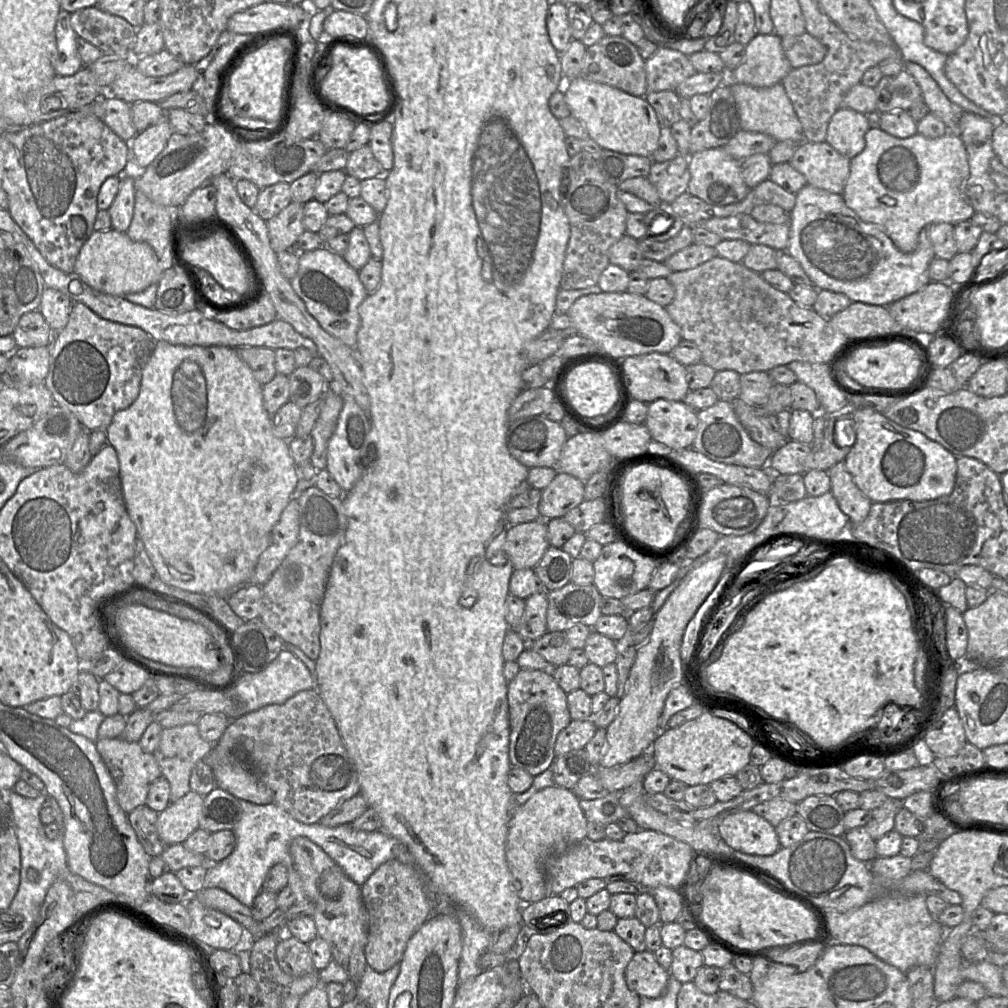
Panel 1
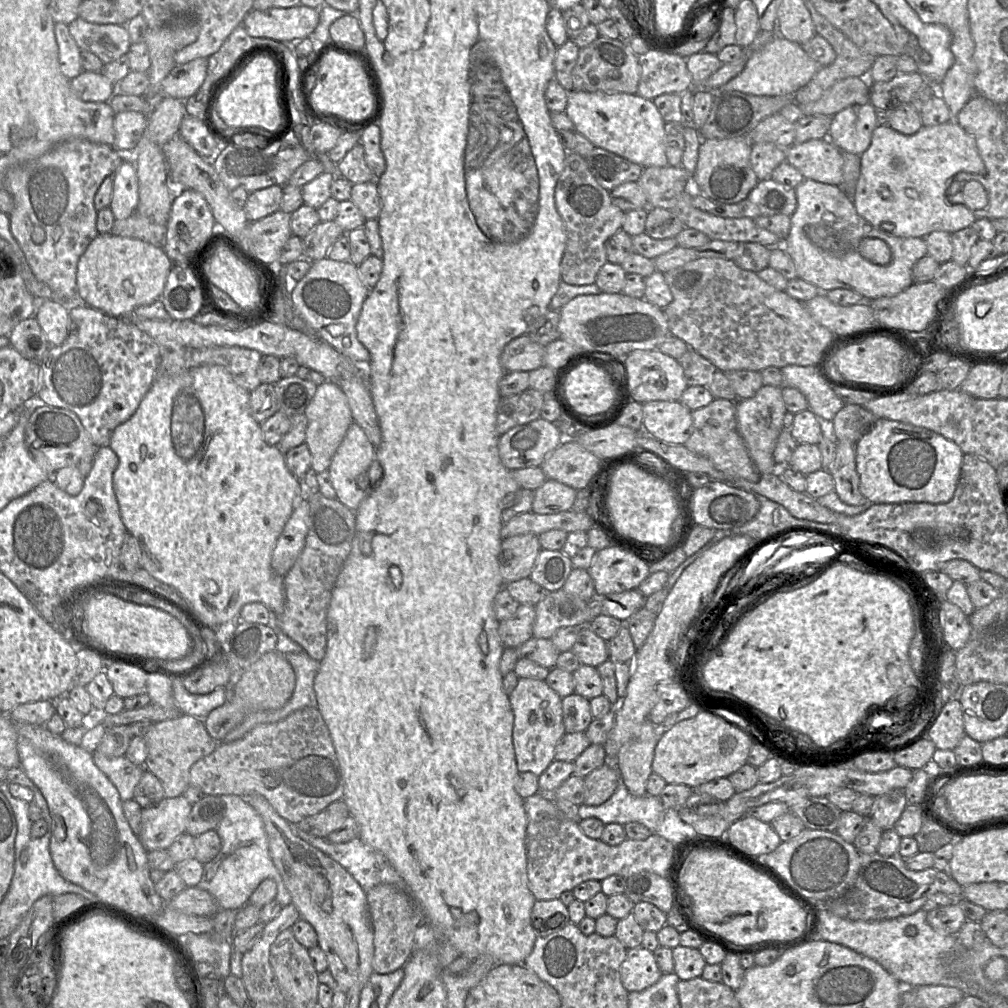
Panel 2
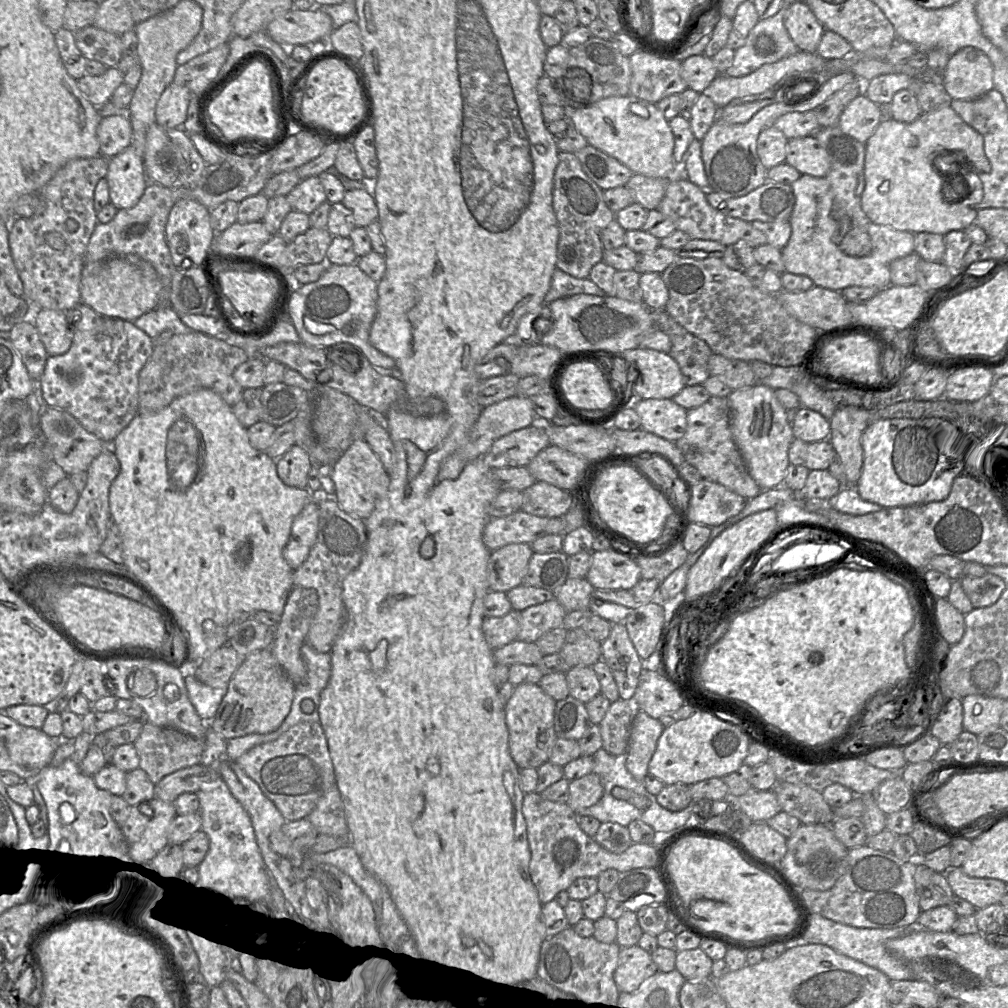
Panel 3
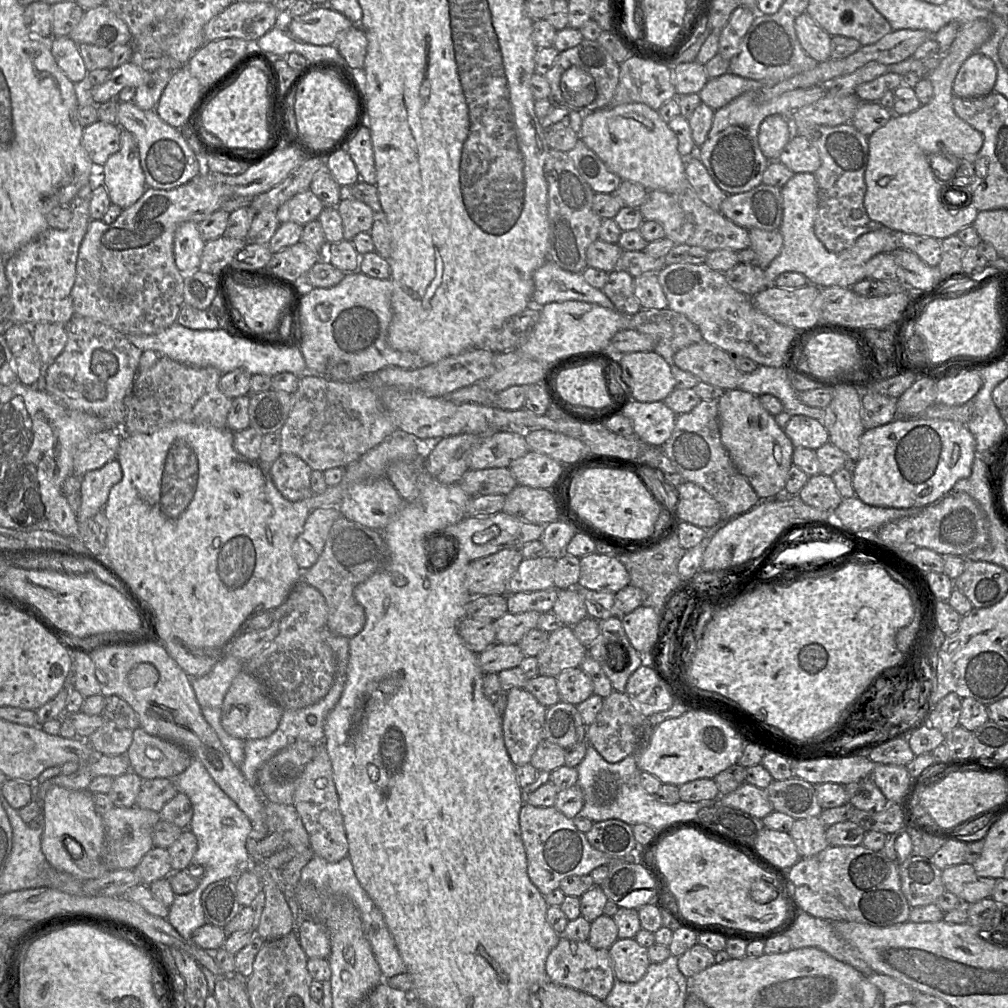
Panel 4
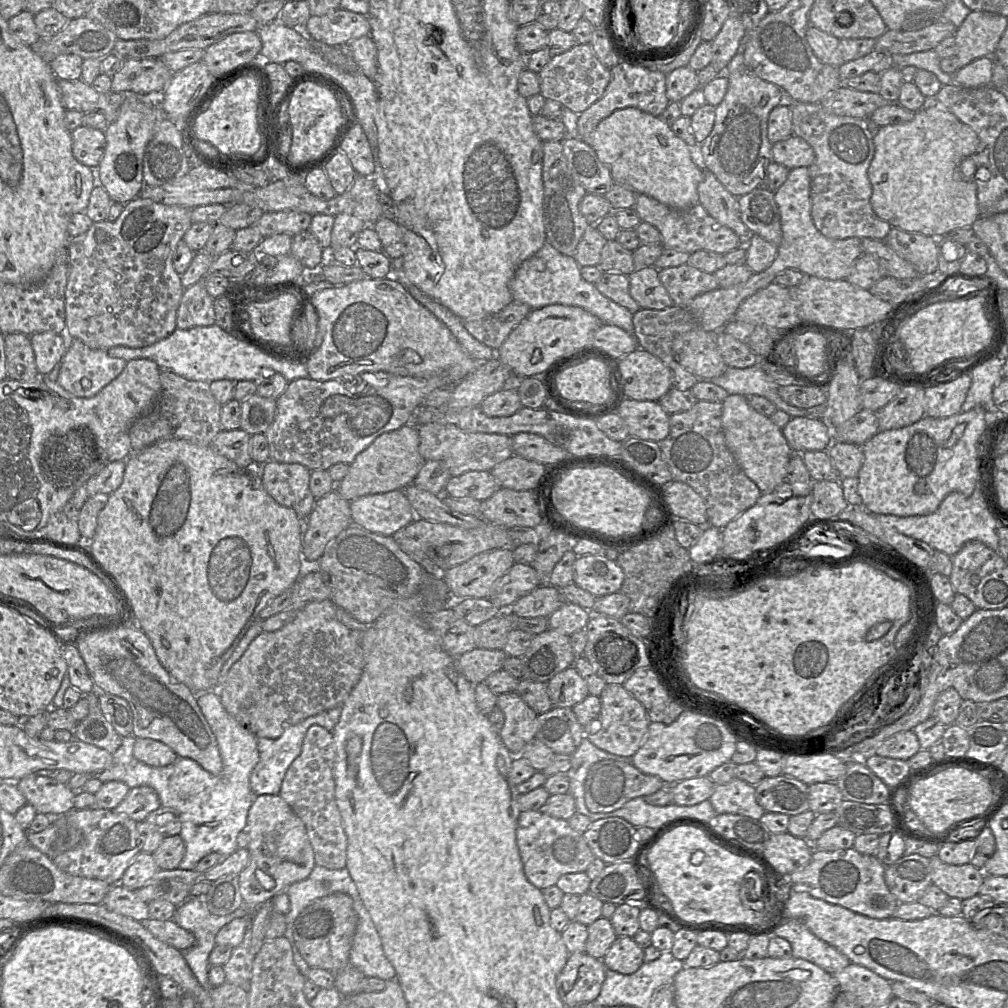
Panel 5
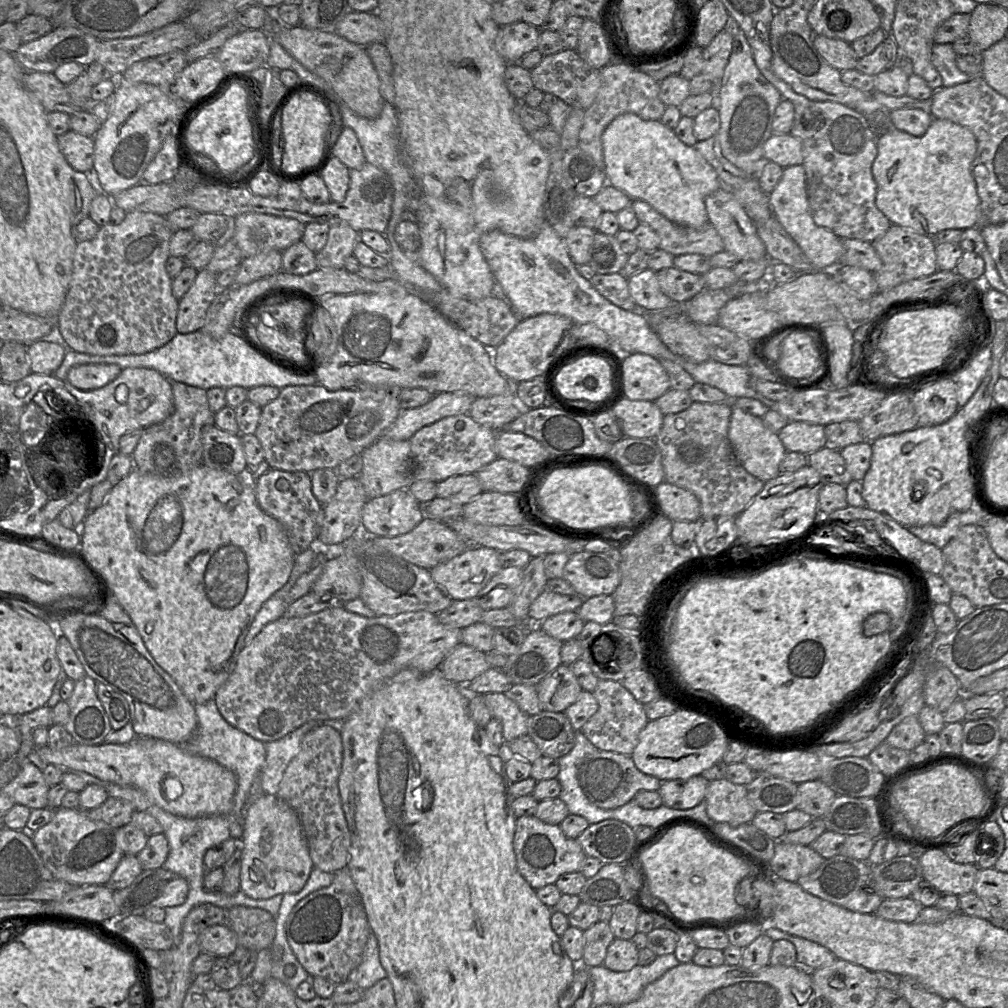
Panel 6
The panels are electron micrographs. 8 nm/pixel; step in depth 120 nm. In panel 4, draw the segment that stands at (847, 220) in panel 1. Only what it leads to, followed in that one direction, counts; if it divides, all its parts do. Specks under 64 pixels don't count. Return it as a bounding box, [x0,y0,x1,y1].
[764,173,899,288]

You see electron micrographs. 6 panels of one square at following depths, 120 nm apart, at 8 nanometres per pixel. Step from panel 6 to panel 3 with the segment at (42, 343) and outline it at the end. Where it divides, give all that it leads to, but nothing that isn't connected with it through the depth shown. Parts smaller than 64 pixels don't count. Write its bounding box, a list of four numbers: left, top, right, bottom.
[34,309,72,356]

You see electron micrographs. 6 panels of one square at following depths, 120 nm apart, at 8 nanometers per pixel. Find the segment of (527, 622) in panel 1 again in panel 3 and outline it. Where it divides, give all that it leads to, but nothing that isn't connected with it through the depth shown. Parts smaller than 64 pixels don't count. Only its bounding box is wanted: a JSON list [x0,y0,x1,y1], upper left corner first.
[482,609,520,650]

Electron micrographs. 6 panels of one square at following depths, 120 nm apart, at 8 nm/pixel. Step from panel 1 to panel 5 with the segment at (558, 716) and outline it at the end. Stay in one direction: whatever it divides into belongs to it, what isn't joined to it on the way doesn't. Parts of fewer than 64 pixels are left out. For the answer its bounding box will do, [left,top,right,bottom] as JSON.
[496,692,538,756]

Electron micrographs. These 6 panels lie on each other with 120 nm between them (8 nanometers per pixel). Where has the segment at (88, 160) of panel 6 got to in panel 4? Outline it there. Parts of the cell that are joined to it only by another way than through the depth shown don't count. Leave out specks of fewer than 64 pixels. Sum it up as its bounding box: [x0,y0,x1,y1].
[82,121,121,168]

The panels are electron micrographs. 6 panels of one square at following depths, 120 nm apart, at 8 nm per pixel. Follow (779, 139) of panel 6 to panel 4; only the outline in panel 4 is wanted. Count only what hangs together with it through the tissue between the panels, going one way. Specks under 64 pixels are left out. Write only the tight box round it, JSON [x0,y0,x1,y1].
[778,133,821,174]

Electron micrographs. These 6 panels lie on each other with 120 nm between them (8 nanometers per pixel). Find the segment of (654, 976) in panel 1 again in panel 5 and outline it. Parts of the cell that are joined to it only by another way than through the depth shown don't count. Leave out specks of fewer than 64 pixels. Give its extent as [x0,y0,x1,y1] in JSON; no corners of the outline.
[603,937,644,974]

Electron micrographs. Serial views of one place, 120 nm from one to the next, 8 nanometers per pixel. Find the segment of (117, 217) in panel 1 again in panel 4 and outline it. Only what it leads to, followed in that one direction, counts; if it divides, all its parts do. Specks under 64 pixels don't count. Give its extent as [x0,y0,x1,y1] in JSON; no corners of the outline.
[99,130,146,210]

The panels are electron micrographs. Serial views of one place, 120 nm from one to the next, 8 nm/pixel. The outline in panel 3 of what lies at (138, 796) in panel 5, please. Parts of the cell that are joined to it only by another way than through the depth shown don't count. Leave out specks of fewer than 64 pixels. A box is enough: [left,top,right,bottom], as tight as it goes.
[155,764,222,803]

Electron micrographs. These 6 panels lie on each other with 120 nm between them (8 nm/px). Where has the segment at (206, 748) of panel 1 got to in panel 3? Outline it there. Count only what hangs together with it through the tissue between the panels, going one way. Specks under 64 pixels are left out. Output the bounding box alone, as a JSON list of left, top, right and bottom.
[133,720,206,784]

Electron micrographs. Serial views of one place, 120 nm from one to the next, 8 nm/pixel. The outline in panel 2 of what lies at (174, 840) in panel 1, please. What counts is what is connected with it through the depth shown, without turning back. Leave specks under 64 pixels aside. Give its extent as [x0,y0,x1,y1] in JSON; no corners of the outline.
[138,795,192,851]

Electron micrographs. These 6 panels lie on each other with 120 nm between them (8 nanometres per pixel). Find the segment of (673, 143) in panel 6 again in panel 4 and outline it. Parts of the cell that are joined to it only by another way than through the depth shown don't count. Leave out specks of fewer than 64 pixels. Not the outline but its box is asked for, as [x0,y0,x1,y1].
[579,104,689,193]

